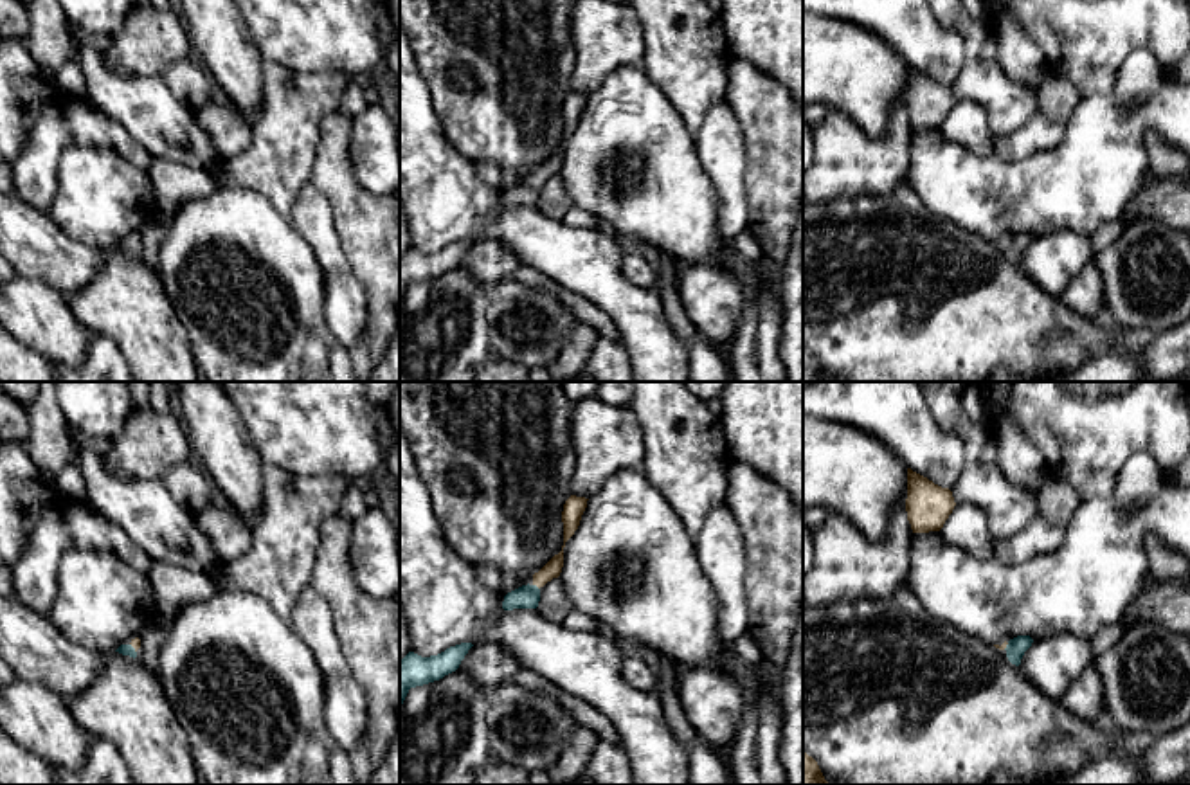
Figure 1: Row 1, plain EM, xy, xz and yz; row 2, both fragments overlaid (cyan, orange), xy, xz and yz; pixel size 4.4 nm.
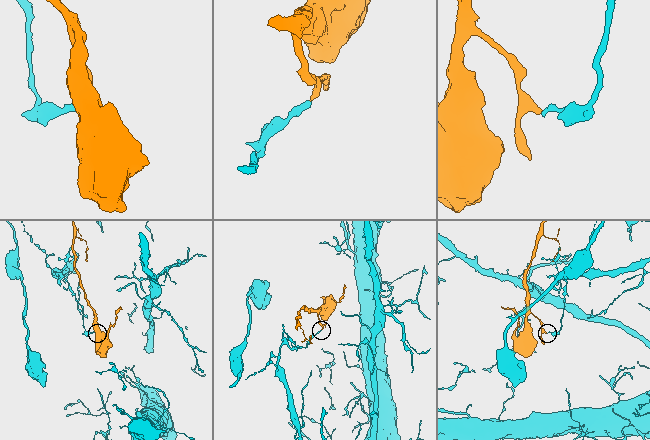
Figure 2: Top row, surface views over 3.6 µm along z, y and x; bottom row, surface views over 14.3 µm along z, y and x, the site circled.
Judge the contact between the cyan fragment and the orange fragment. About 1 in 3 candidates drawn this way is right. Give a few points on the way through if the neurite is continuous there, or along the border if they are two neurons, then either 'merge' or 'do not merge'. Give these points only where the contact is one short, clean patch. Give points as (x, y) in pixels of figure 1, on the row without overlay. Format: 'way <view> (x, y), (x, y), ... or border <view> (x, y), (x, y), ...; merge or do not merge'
border xz (533, 180), (539, 186); do not merge

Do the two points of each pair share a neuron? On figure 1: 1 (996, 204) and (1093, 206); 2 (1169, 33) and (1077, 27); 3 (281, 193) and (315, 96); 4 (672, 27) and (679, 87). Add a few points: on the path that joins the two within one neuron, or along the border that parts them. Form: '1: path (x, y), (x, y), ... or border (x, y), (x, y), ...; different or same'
1: path (1019, 204), (1070, 204); same
2: path (1145, 27), (1100, 27); same
3: path (281, 170), (285, 130), (292, 119); same
4: path (679, 42), (679, 72); same

